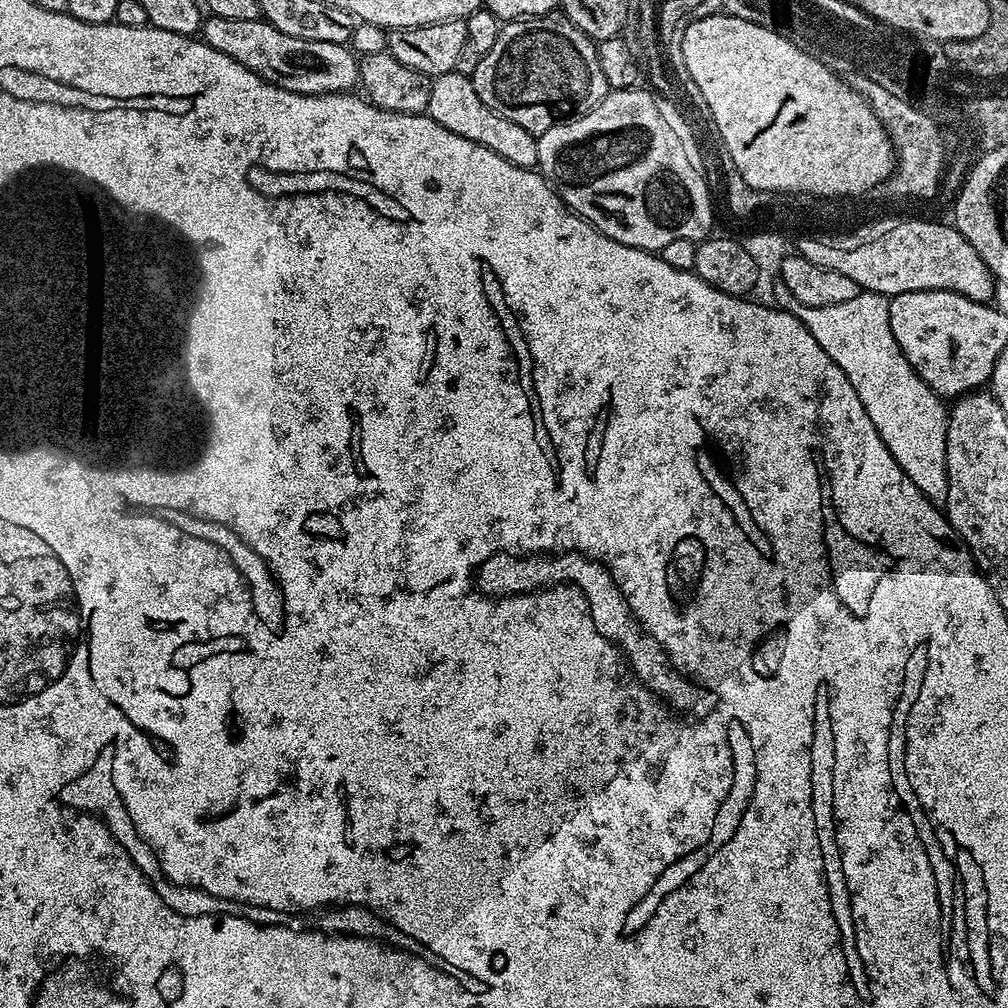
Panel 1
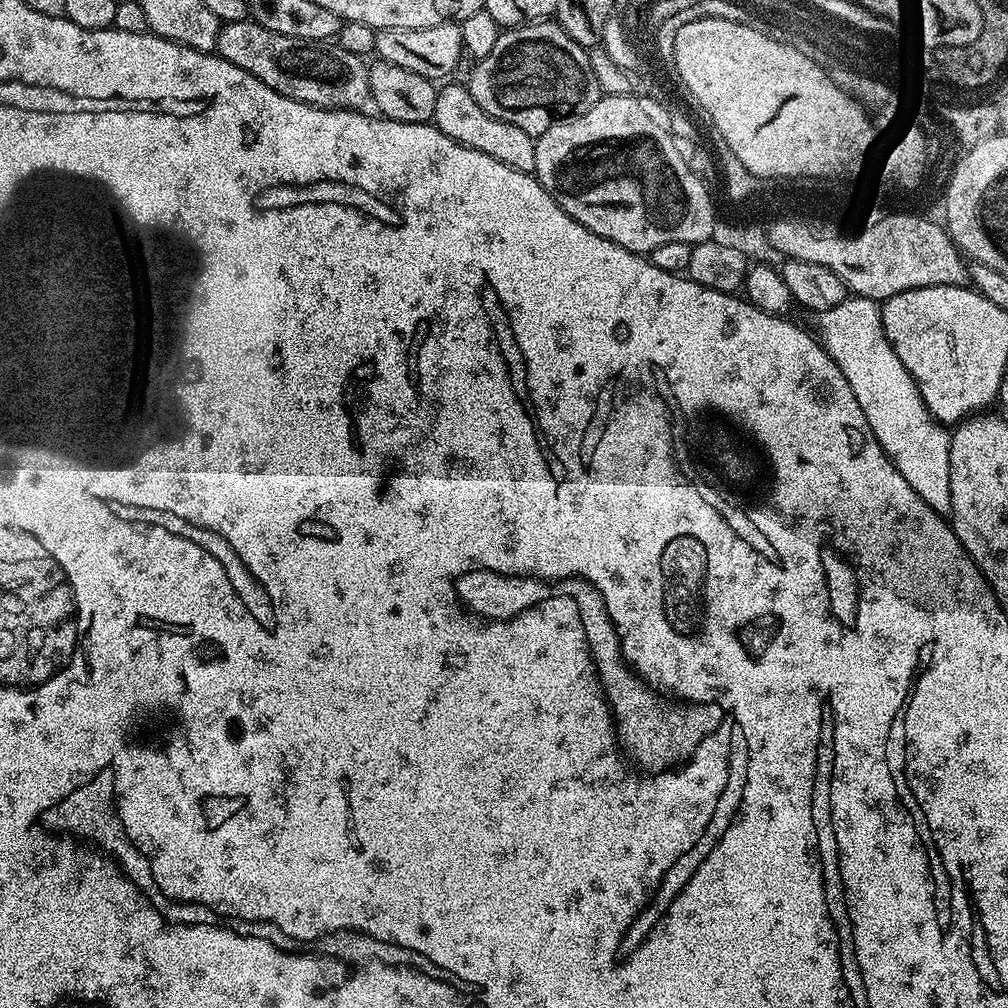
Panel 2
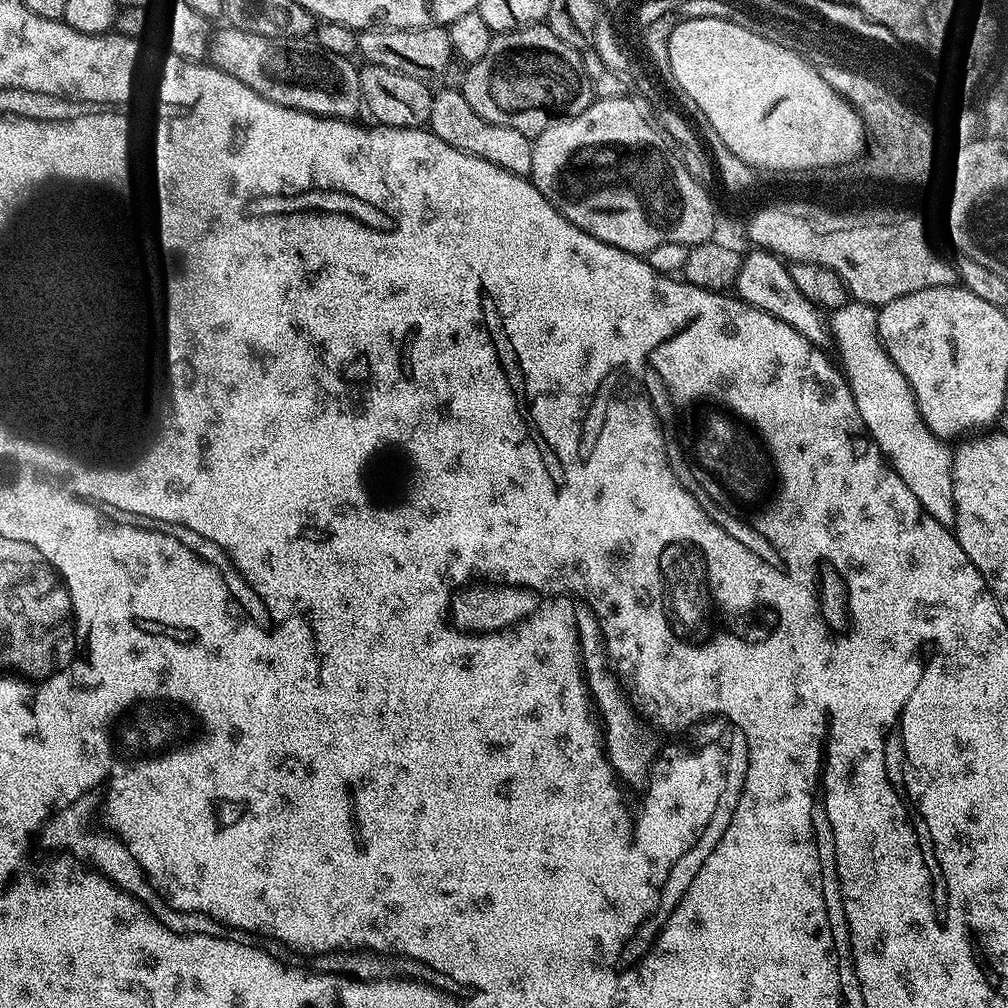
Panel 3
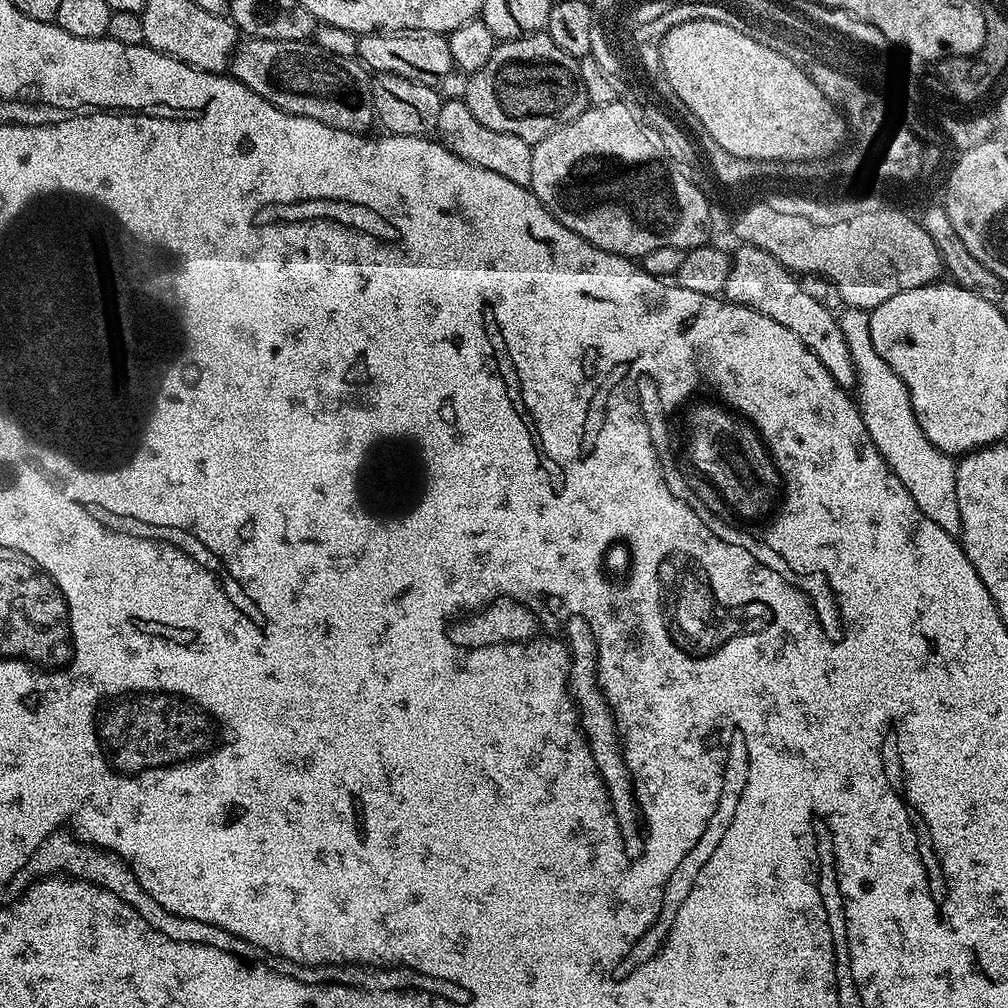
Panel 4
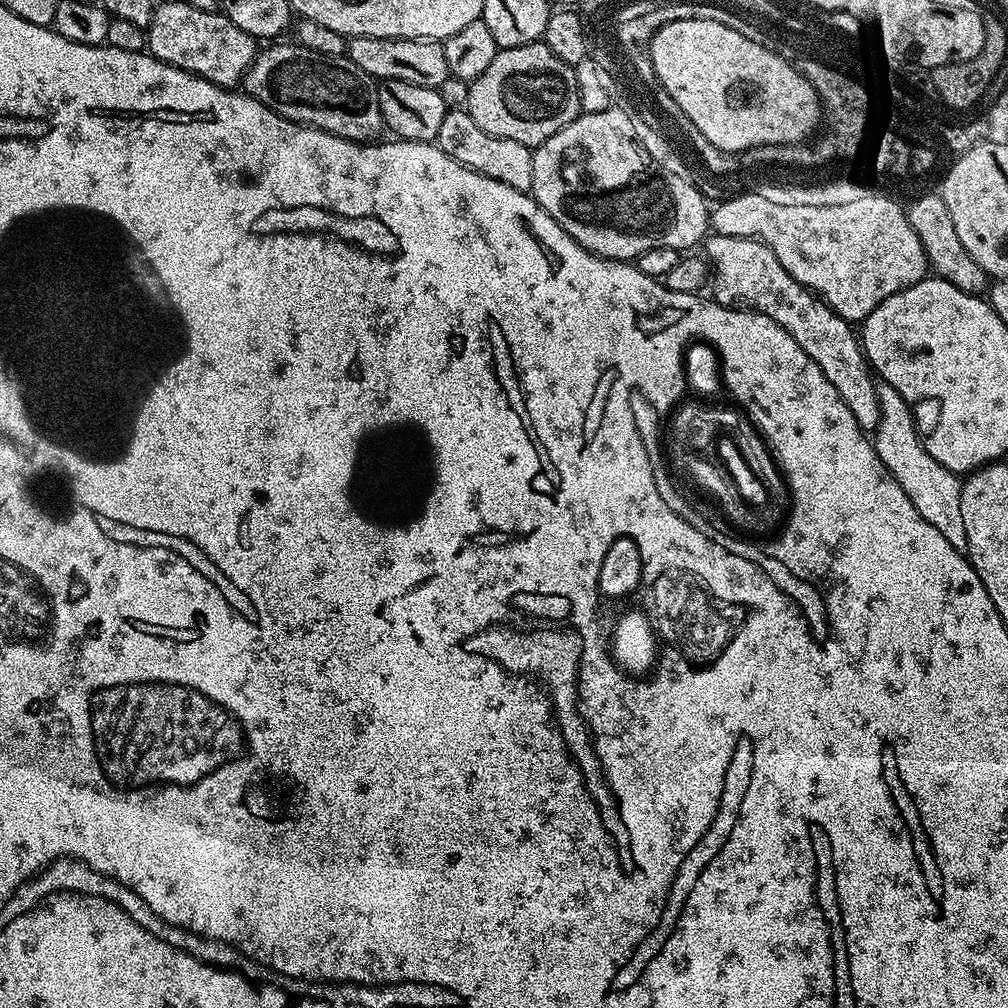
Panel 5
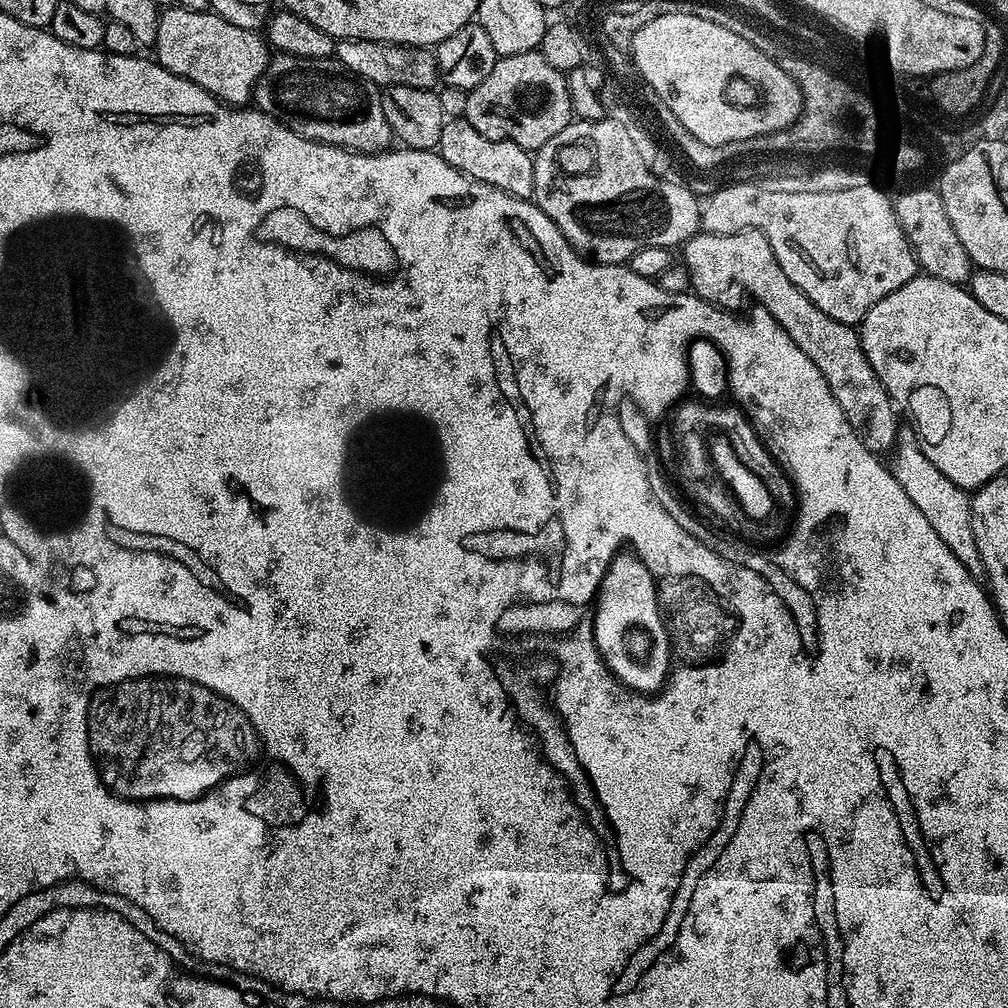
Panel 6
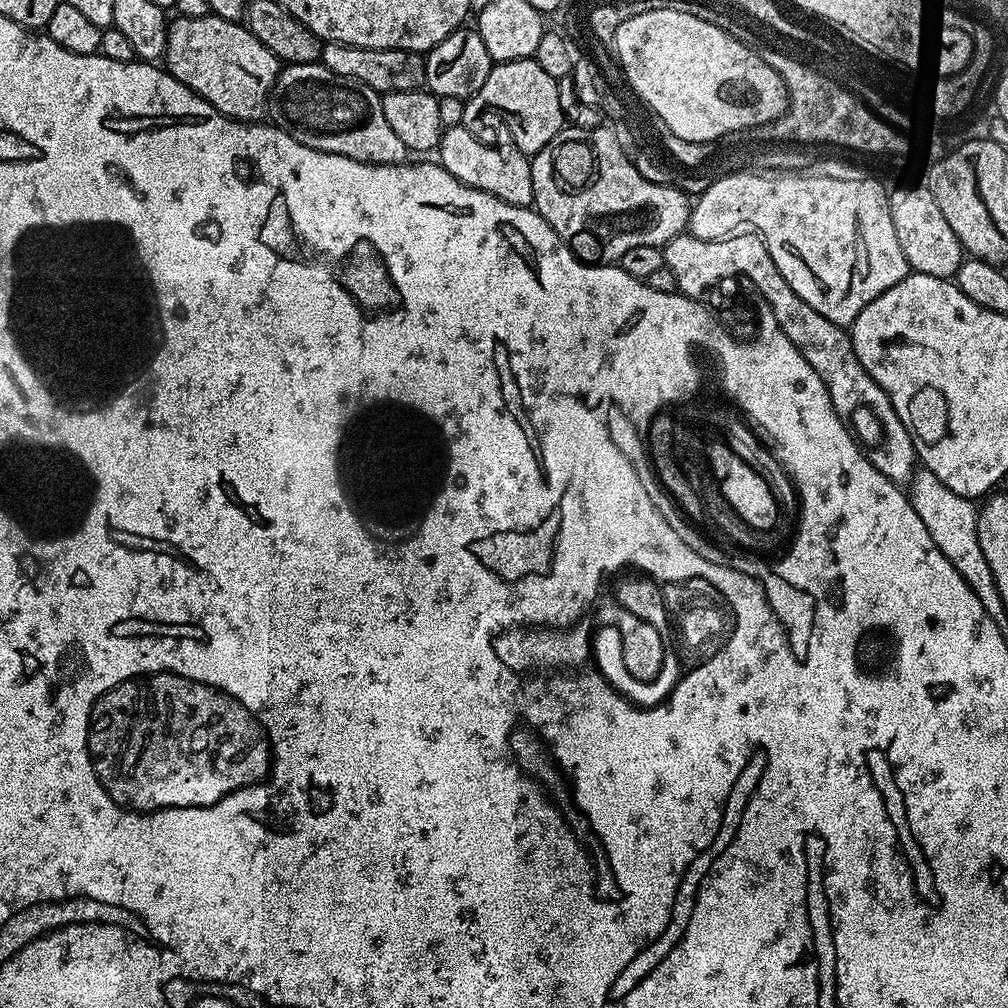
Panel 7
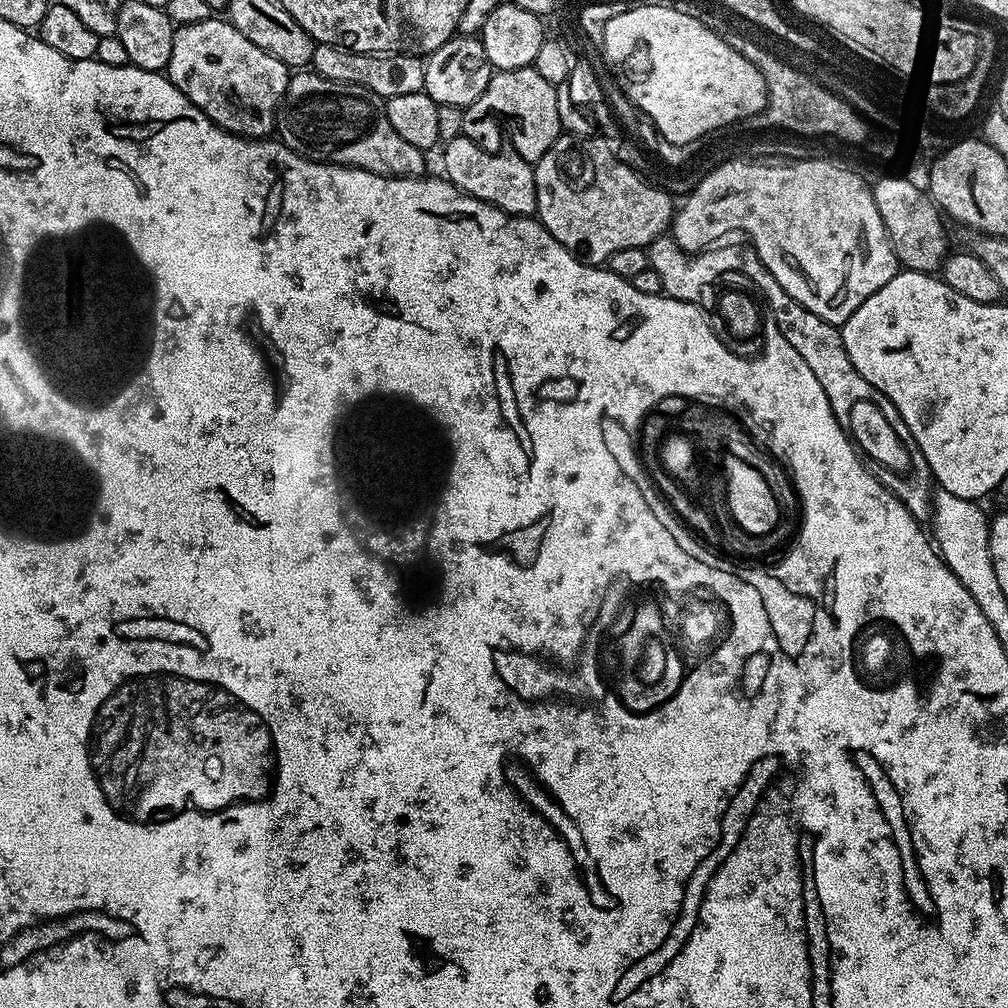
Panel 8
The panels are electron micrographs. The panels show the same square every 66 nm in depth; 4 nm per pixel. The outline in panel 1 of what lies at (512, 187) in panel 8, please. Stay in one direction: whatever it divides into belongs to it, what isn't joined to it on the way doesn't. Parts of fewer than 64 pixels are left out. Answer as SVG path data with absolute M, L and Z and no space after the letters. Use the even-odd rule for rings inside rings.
M460 70L447 72L432 80L430 102L426 113L429 118L438 122L438 126L446 126L446 130L450 130L450 134L462 134L462 138L470 138L470 142L478 142L478 146L490 150L492 155L506 158L506 162L513 164L518 170L535 169L538 165L537 137L532 136L526 130L522 130L522 126L514 126L514 122L502 118L502 114L490 110L490 106L486 106L486 102L482 102L482 98L478 98L478 90L474 90L471 75L464 73L463 76L462 72Z

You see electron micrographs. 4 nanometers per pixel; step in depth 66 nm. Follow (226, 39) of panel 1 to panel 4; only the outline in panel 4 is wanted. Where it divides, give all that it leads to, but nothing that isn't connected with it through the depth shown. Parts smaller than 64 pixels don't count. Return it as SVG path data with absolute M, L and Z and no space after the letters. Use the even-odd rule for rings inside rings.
M248 38L235 49L230 72L235 79L240 80L250 90L254 90L254 94L266 98L266 102L270 102L275 108L282 109L283 112L314 118L338 130L364 134L369 131L367 128L374 124L372 97L369 95L370 80L367 75L364 77L351 72L344 64L347 63L341 57L322 50L315 42L308 40L282 42L281 40Z

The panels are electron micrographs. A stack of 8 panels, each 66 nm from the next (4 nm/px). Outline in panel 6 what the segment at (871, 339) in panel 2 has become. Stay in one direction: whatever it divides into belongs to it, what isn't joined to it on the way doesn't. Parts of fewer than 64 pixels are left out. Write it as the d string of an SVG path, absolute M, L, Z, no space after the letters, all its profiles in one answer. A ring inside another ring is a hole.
M904 426L897 431L896 443L890 452L891 456L890 467L894 478L898 486L906 490L910 502L914 502L918 510L922 510L926 522L934 526L938 538L942 538L942 542L950 546L950 554L954 554L954 558L958 558L958 562L962 562L962 566L966 566L966 570L970 570L972 576L983 577L984 567L982 558L978 554L978 542L974 542L972 502L969 493L965 489L954 486L954 482L950 482L950 478L946 478L946 474L942 474L942 470L938 470L938 466L934 466L934 462L930 462L926 454L922 454L920 442L916 439L916 433L911 427Z

